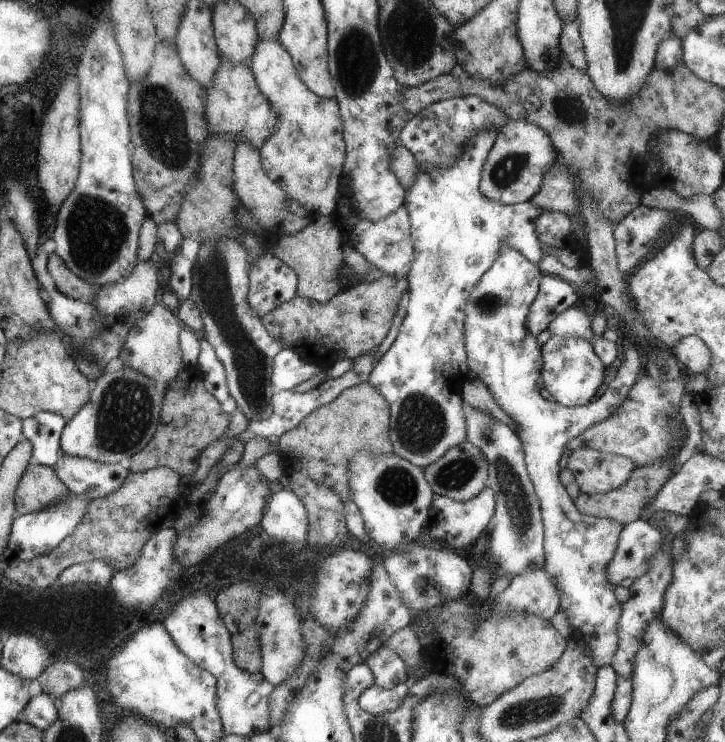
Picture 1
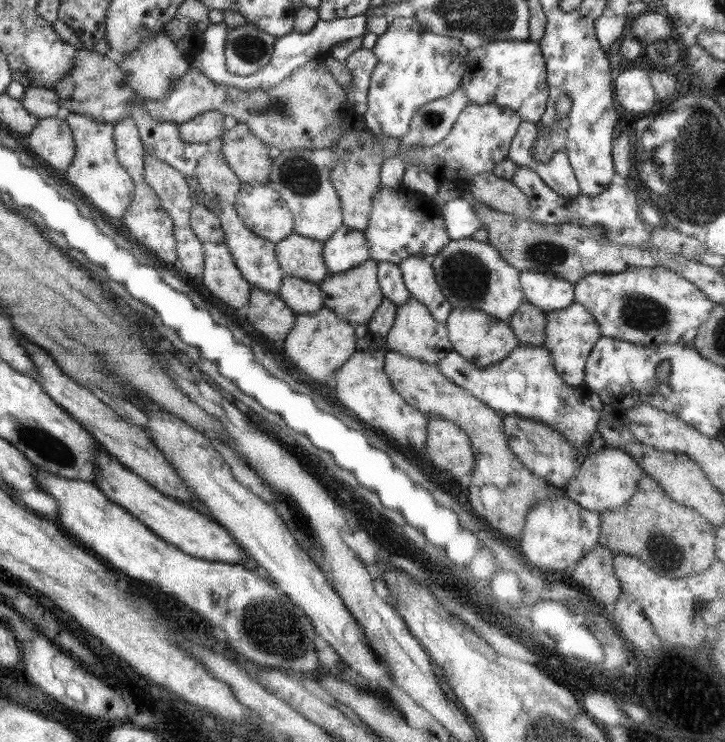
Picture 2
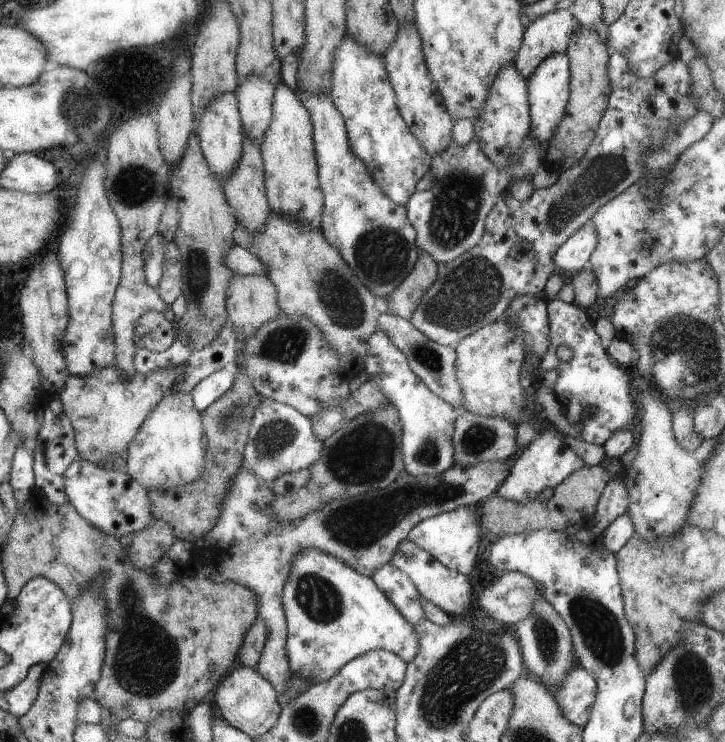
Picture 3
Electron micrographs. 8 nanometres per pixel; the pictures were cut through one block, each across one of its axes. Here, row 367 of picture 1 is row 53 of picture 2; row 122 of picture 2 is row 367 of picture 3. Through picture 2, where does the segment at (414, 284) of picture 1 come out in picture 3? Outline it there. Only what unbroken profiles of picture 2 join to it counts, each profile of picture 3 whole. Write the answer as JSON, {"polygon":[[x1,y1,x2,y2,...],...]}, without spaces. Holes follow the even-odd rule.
{"polygon":[[375,331,368,340,363,367,368,380,377,384,387,400,396,408,401,423,401,456,405,473,414,477,434,476,454,464,452,432,459,408,447,404,411,372,405,355,381,331]]}

